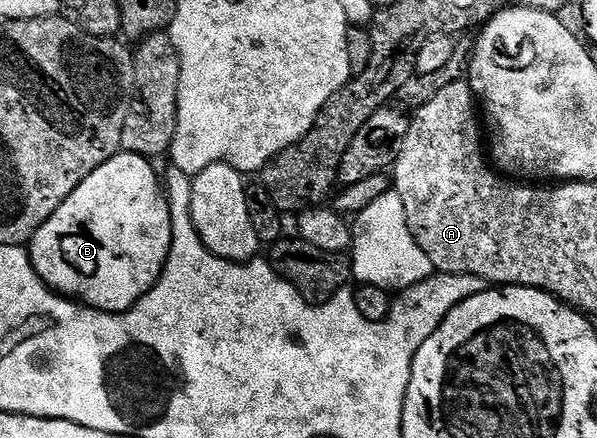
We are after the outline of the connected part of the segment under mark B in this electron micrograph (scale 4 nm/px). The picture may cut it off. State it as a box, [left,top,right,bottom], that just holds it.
[28,151,174,313]

